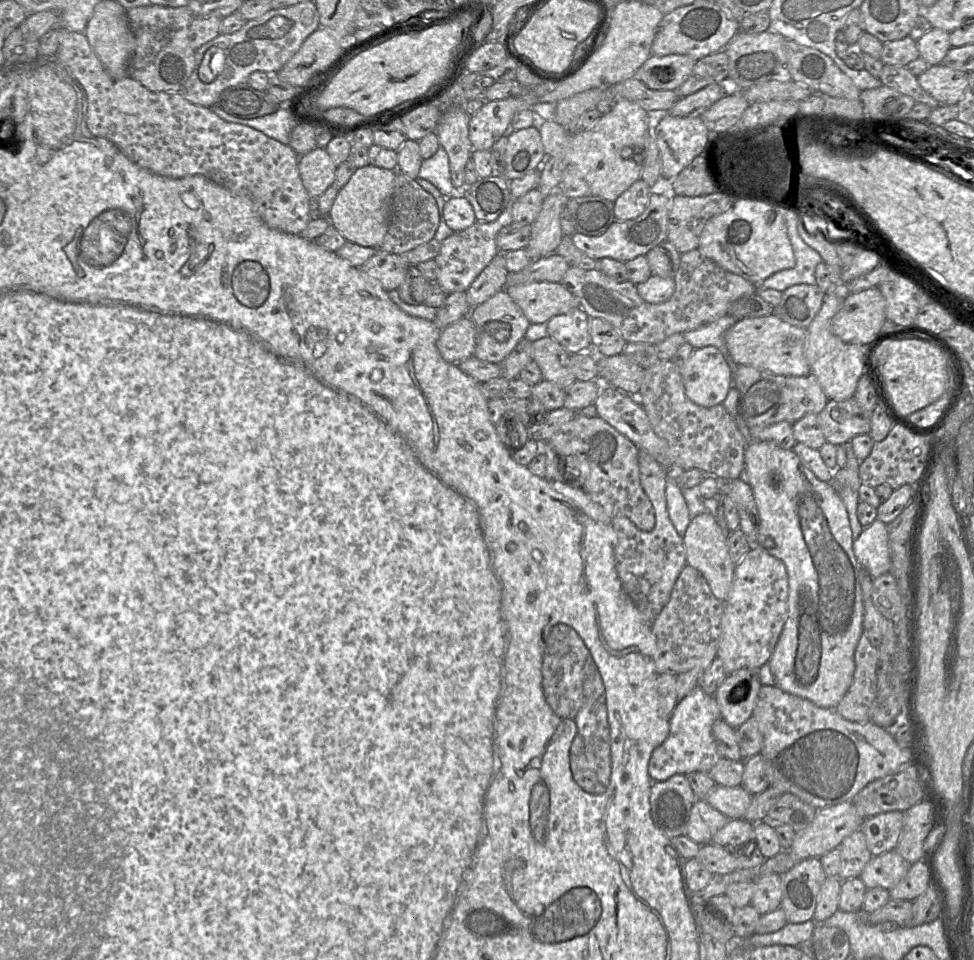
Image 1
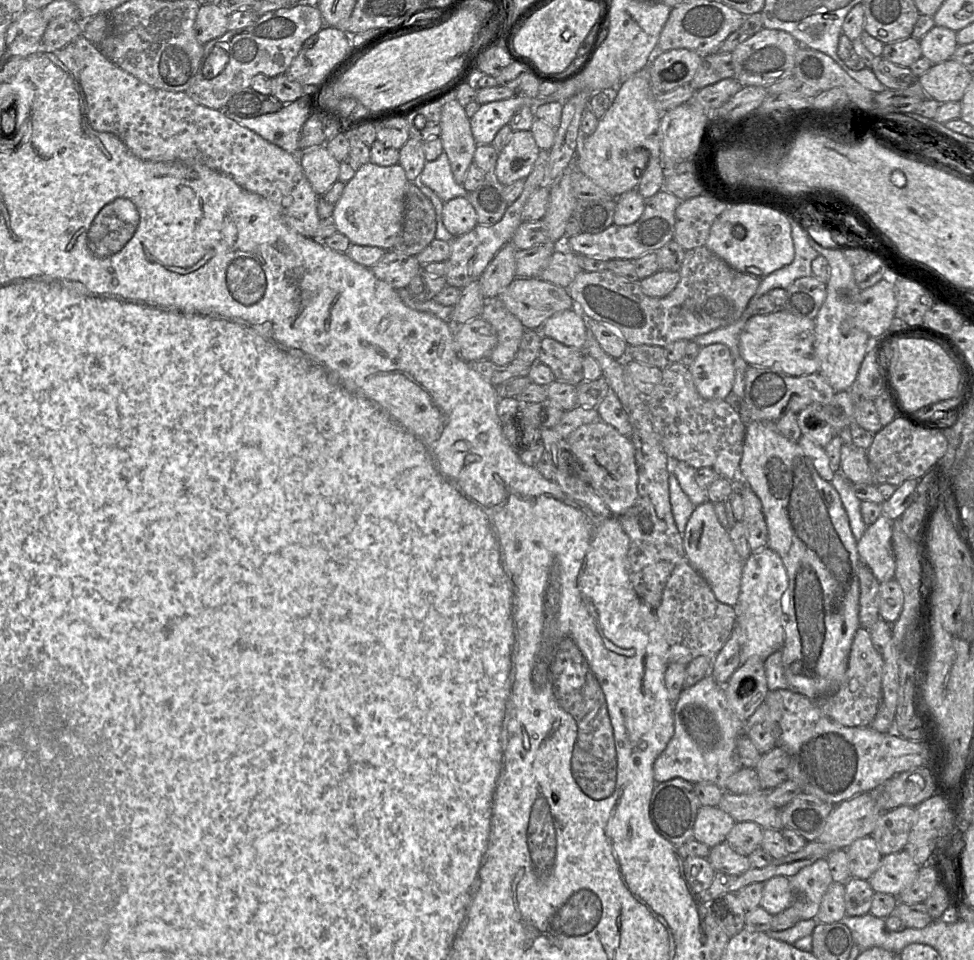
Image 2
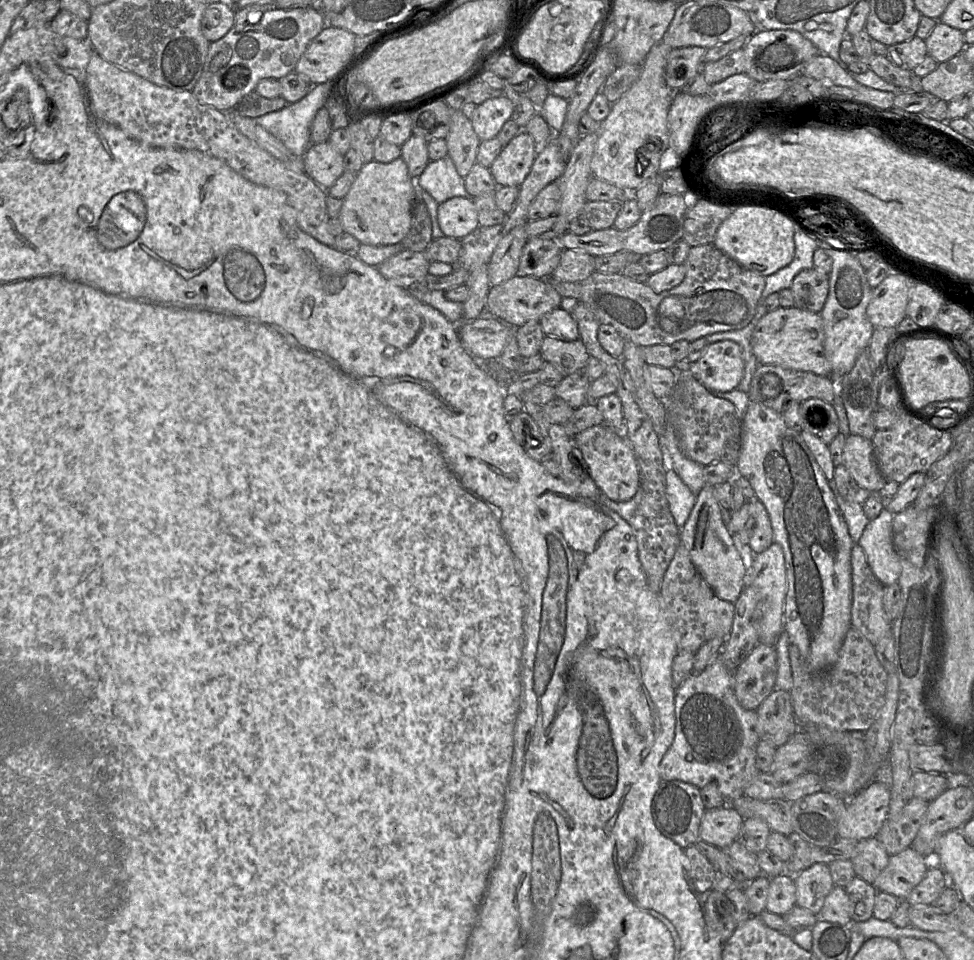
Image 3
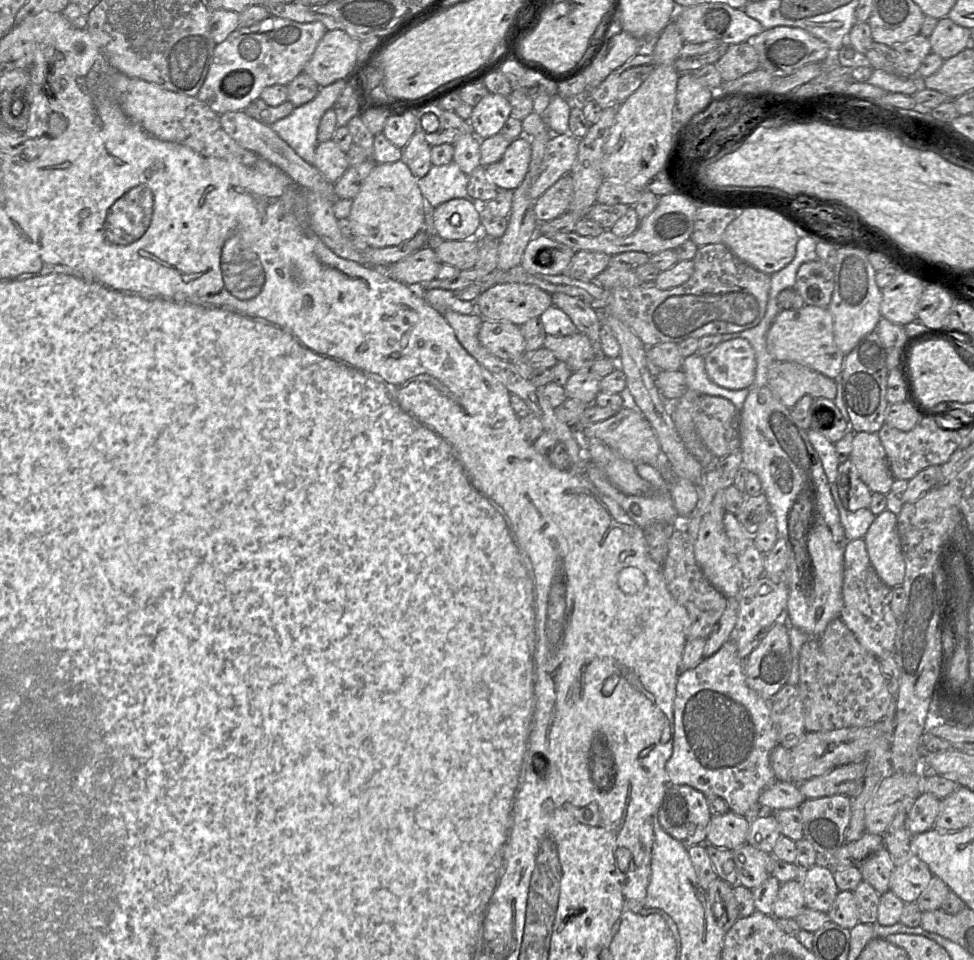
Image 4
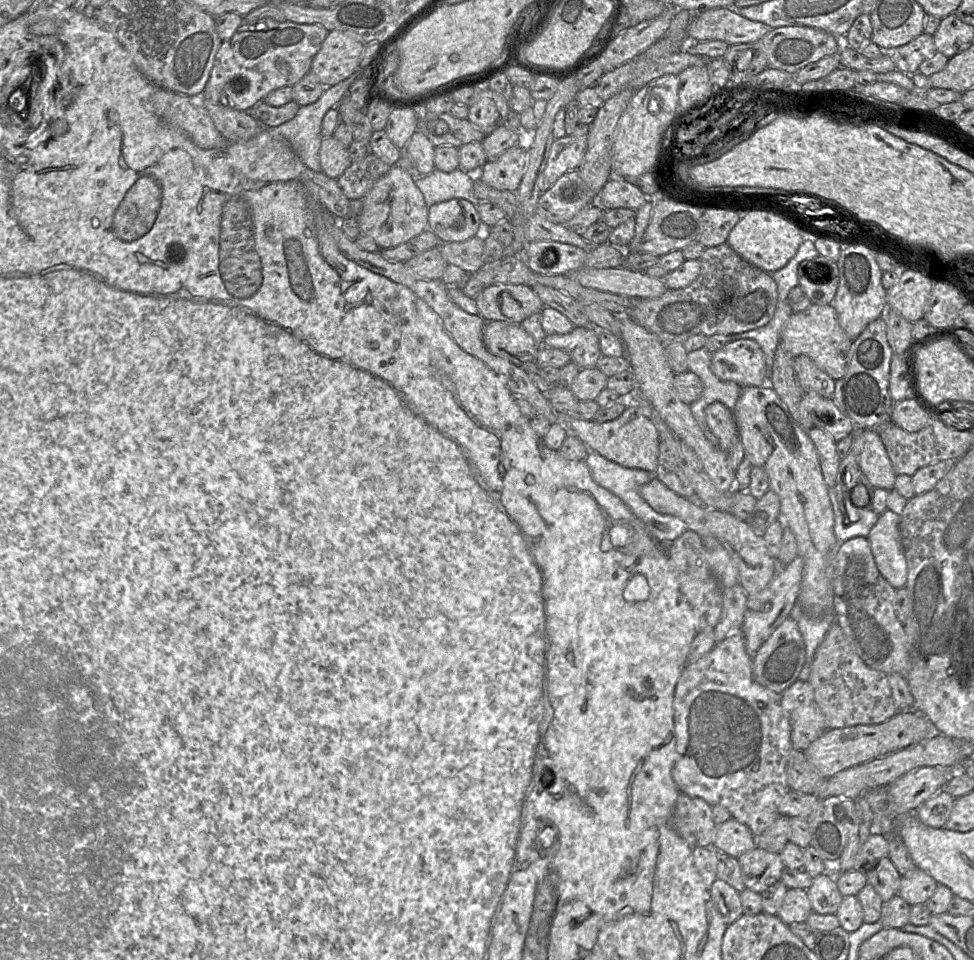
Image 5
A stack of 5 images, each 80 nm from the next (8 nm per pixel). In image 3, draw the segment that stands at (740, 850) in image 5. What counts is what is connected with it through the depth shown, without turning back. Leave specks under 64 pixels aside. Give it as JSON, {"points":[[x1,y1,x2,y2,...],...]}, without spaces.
{"points":[[729,805,705,810,699,839,717,848,726,848,737,840,743,822,744,818]]}

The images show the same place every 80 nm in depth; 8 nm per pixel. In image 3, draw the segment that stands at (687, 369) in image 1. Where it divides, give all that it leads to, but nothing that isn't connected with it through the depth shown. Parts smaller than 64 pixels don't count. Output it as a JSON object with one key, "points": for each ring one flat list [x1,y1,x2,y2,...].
{"points":[[725,340,709,344,697,362,685,367,709,391,730,392,741,382,745,363,740,345]]}

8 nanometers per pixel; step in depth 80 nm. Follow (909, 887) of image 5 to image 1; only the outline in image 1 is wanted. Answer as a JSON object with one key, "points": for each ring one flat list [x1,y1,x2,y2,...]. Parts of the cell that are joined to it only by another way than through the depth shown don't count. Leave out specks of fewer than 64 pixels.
{"points":[[892,850,873,856,859,878,867,890,872,888,890,890,905,877,910,865,899,853]]}

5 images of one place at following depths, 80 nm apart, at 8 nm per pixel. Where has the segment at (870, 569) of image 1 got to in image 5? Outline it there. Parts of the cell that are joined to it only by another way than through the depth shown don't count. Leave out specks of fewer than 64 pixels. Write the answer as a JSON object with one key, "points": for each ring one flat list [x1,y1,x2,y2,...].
{"points":[[885,510,867,537,879,572,896,590,905,587,907,582,907,562,899,524,900,516]]}

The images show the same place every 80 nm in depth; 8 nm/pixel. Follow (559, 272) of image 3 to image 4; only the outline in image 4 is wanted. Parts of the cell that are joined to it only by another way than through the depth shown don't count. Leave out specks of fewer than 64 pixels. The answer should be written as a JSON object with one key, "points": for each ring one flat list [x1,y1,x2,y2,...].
{"points":[[575,252,562,274,577,280,591,282,608,267,610,257,603,252]]}

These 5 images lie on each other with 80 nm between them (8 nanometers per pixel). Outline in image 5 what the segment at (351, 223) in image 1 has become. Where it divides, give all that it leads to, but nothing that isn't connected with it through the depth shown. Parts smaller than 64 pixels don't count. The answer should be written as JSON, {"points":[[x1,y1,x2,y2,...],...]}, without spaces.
{"points":[[396,164,363,198,363,208,357,219,361,234,371,237,380,249,387,249,403,244,426,230,428,209,422,192,416,186,414,174]]}

